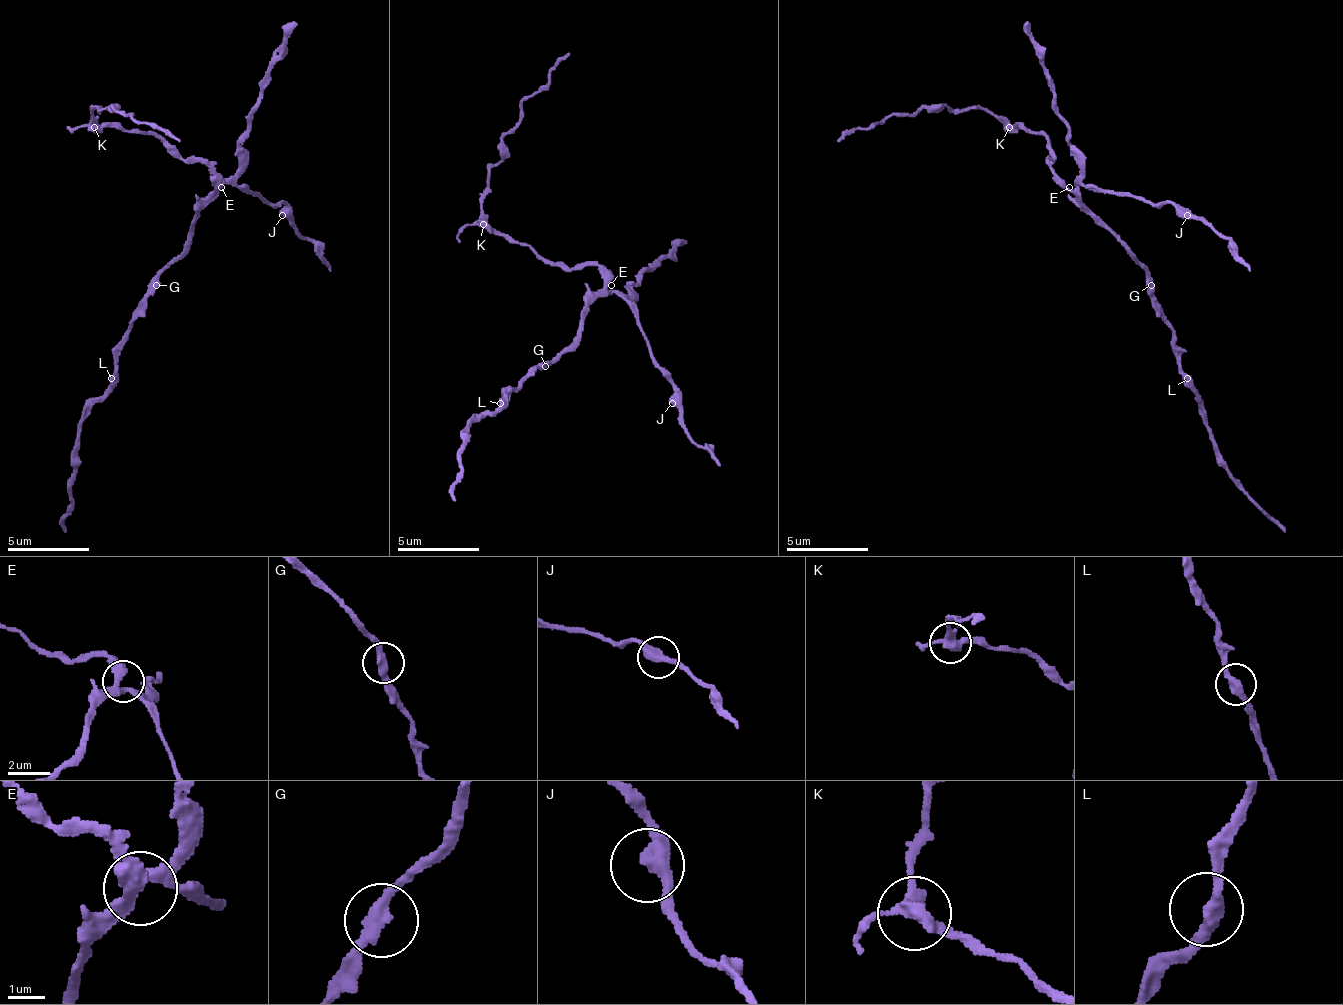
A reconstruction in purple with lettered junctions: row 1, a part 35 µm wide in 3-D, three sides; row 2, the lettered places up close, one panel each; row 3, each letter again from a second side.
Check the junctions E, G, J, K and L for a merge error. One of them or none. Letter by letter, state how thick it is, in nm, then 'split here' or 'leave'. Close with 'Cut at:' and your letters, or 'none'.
E: 280 nm | leave
G: 360 nm | leave
J: 400 nm | leave
K: 320 nm | split here
L: 360 nm | leave
Cut at: K

